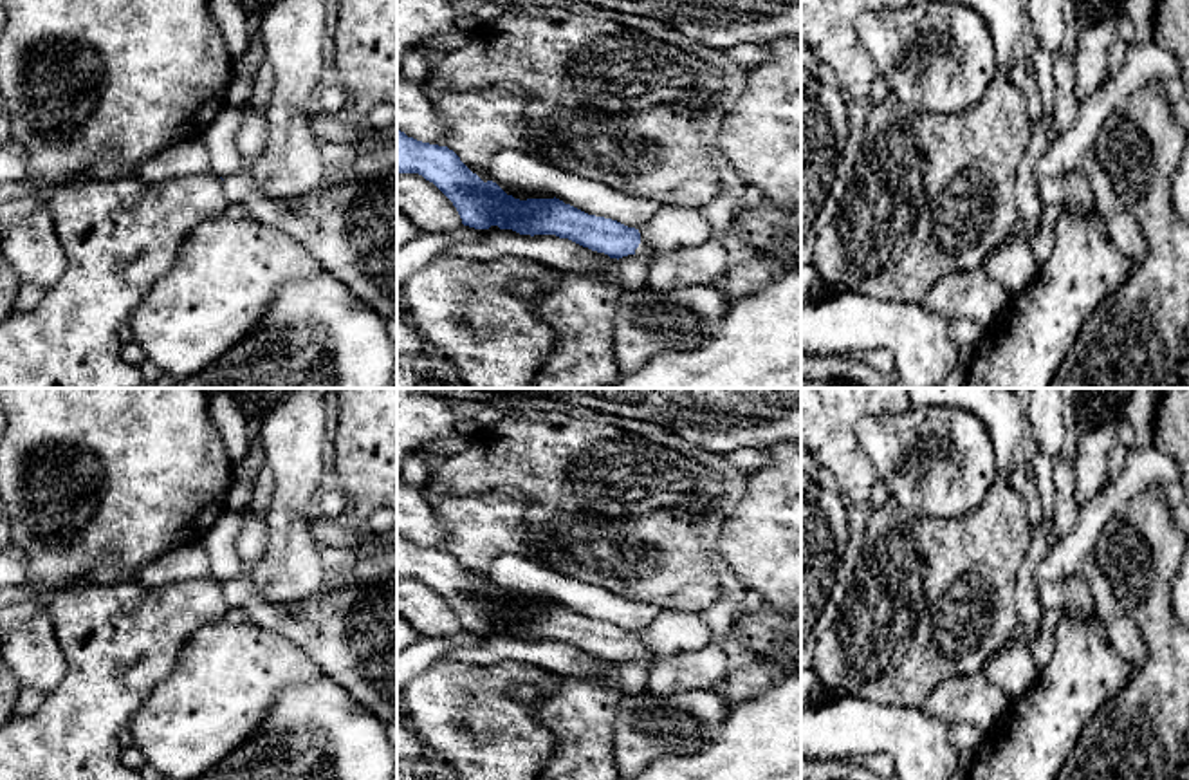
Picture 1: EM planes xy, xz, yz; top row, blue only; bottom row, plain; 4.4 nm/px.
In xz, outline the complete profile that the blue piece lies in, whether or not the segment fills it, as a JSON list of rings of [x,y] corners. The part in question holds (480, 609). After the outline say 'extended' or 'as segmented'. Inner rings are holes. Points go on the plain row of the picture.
[[[397,534],[397,578],[419,578],[426,585],[433,587],[453,607],[462,628],[475,634],[489,634],[491,630],[498,630],[500,634],[512,634],[520,639],[530,641],[556,639],[617,664],[628,659],[637,659],[646,666],[653,666],[657,661],[641,643],[644,630],[635,634],[612,623],[588,619],[556,601],[527,605],[514,603],[512,599],[507,599],[496,587],[484,587],[447,551],[417,545],[401,534]]] | extended

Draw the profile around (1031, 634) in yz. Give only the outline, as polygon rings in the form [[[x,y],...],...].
[[[1041,619],[1030,627],[1023,627],[1021,623],[1018,623],[1016,630],[1007,637],[1003,646],[1010,646],[1019,637],[1027,639],[1032,645],[1039,637],[1039,632],[1041,632]]]

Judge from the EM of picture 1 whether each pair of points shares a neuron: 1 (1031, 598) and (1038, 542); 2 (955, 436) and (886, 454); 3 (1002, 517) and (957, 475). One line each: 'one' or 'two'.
1: one
2: one
3: two

